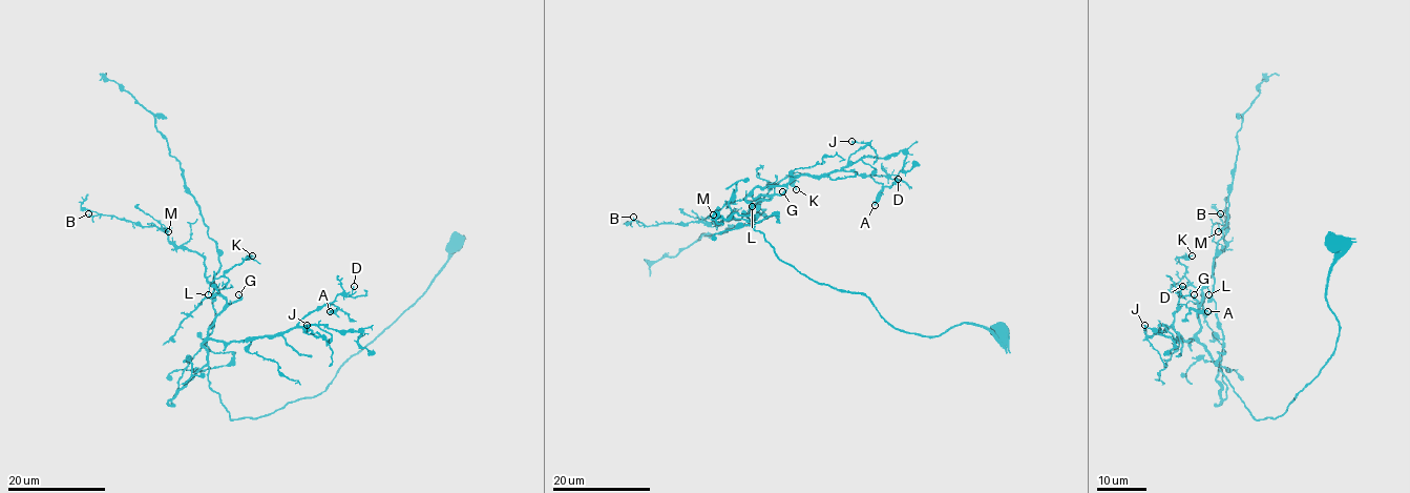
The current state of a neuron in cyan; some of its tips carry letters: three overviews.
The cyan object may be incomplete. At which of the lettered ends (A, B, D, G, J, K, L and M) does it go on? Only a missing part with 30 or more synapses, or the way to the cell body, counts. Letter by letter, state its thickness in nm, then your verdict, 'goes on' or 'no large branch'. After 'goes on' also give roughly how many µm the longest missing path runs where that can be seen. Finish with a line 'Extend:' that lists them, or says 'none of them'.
A: 160 nm | no large branch
B: 90 nm | no large branch
D: 90 nm | no large branch
G: 190 nm | goes on | 35 µm
J: 110 nm | no large branch
K: 160 nm | no large branch
L: 90 nm | no large branch
M: 100 nm | no large branch
Extend: G

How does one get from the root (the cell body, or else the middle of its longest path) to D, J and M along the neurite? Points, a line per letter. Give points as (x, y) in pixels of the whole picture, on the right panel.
D: (1334, 242), (1325, 301), (1337, 346), (1276, 418), (1257, 419), (1212, 354), (1178, 337), (1182, 286)
J: (1334, 242), (1325, 301), (1337, 346), (1276, 418), (1256, 418), (1200, 344), (1174, 328), (1149, 336), (1144, 325)
M: (1334, 242), (1335, 350), (1283, 415), (1257, 419), (1197, 336), (1225, 245), (1218, 231)

